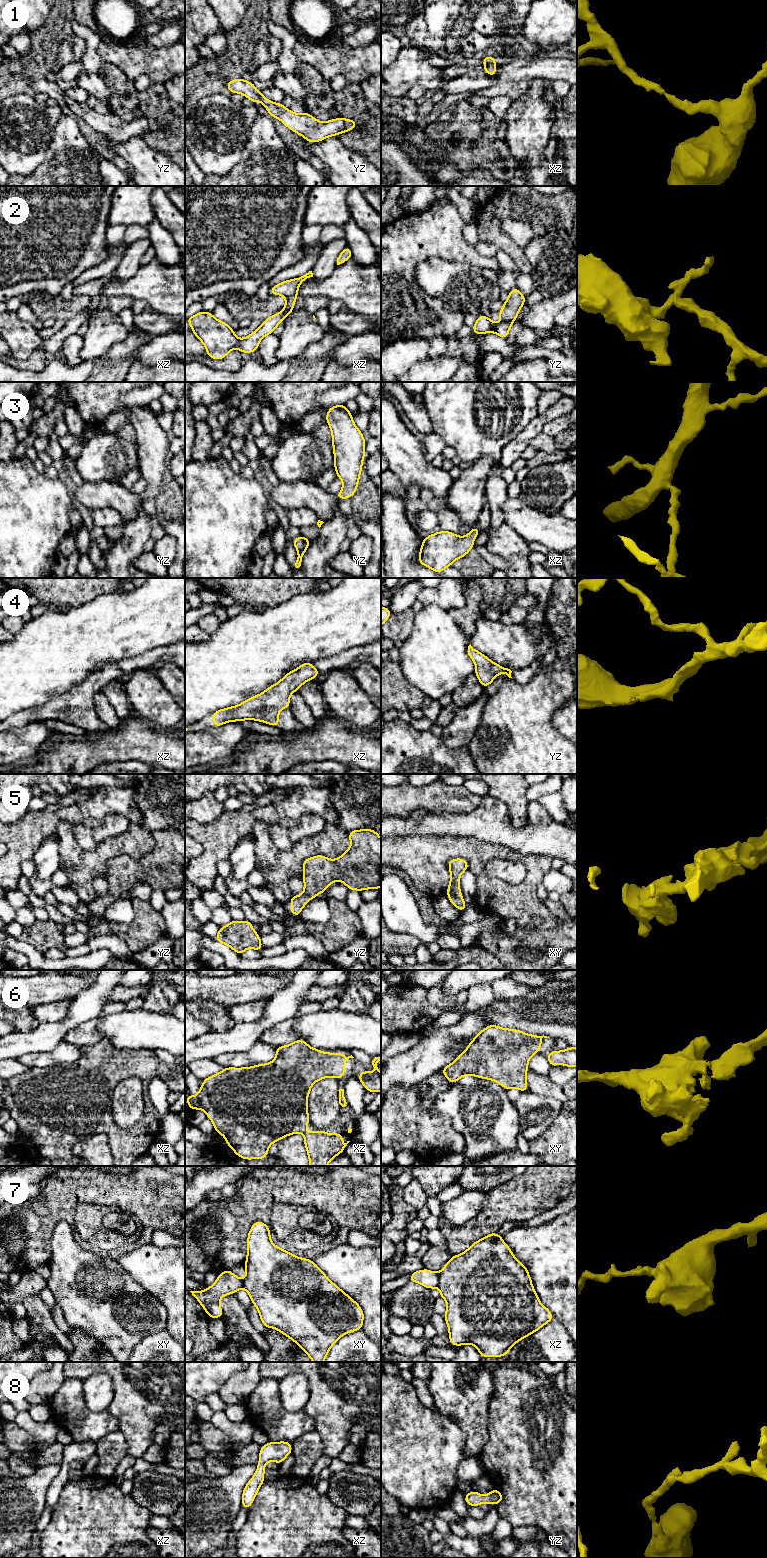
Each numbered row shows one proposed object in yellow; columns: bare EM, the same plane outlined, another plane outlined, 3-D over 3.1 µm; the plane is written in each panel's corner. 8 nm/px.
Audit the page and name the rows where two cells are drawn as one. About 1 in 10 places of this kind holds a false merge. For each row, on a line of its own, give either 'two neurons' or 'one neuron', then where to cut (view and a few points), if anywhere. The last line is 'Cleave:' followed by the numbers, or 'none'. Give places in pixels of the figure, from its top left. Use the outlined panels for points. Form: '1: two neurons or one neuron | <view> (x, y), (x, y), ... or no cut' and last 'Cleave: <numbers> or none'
1: one neuron | no cut
2: two neurons | yz (503, 319), (512, 321)
3: one neuron | no cut
4: one neuron | no cut
5: one neuron | no cut
6: one neuron | no cut
7: two neurons | xz (438, 1273), (438, 1284), (436, 1286)
8: one neuron | no cut
Cleave: 2, 7

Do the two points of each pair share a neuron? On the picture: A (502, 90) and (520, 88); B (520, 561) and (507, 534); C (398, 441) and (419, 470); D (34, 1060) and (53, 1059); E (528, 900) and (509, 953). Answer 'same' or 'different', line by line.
A: same
B: same
C: same
D: same
E: different

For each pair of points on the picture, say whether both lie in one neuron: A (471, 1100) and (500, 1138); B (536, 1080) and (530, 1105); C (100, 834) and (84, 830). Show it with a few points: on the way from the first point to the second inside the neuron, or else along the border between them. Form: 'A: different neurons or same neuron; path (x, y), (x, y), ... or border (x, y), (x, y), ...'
A: same neuron; path (481, 1107), (494, 1123), (494, 1128)
B: different neurons; border (528, 1090), (556, 1099)
C: different neurons; border (92, 829), (92, 837), (97, 842)

